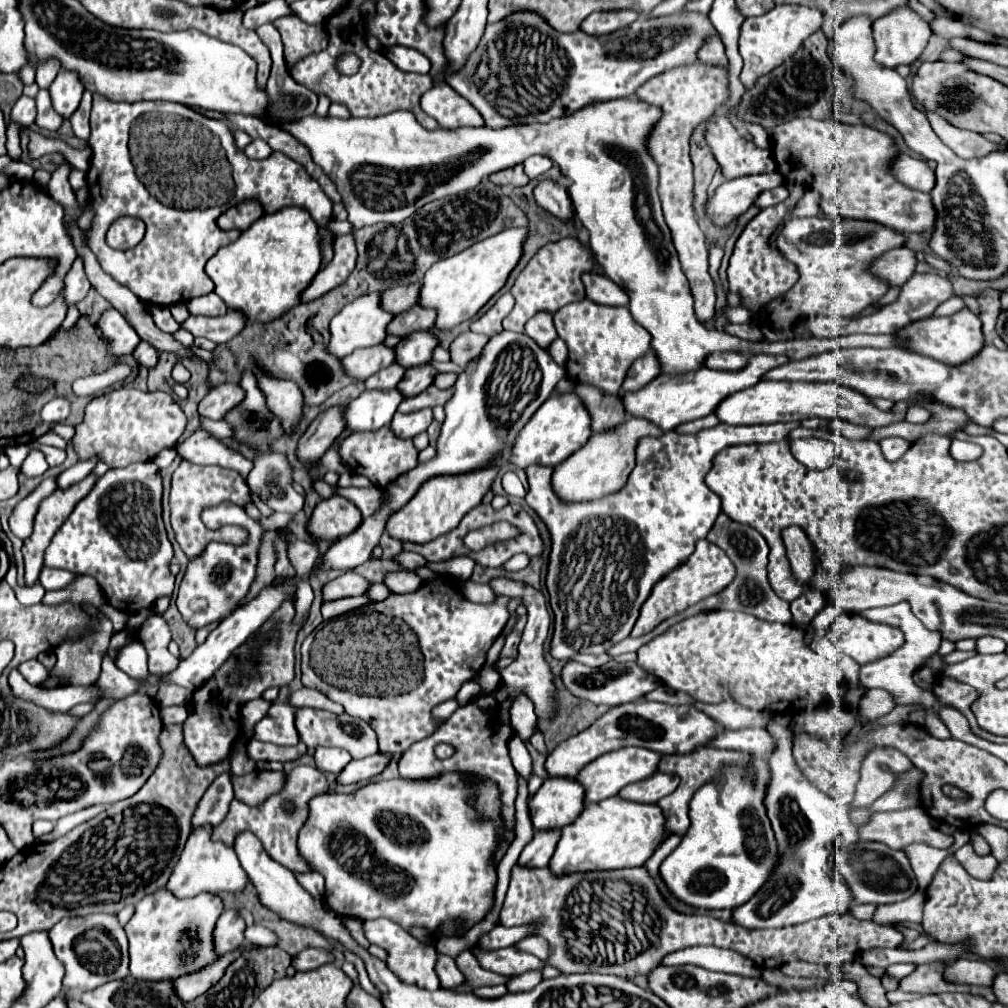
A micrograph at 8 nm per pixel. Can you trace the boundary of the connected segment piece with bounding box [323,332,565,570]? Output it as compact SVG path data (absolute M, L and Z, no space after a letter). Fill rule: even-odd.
M501 332L493 336L485 346L483 354L477 360L469 362L465 372L461 372L457 378L455 394L445 404L447 418L437 438L437 456L391 482L385 488L383 508L377 514L365 518L353 534L335 542L323 558L323 568L353 570L367 562L373 548L379 544L387 518L395 510L405 506L415 496L419 486L425 484L429 478L475 472L479 468L487 468L499 462L503 454L509 454L517 434L531 420L537 408L553 394L555 384L563 376L565 370L561 370L561 366L527 334Z

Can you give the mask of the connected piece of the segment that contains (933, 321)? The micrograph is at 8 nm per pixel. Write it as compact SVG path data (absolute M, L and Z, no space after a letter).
M965 308L953 316L925 318L919 322L911 322L909 326L905 326L901 332L895 332L895 334L903 340L903 348L919 352L929 358L935 358L935 360L949 364L949 366L957 366L961 362L967 362L985 344L985 338L981 332L981 320L969 308Z

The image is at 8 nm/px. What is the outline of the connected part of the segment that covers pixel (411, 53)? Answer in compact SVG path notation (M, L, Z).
M389 46L389 48L385 48L383 54L385 54L399 70L403 70L403 72L427 74L429 68L431 68L429 60L427 60L421 52L417 52L417 50L413 50L413 48L405 48L405 46Z

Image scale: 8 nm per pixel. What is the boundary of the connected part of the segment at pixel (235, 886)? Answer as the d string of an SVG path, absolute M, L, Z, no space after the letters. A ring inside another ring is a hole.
M203 826L195 832L191 832L187 846L177 862L177 866L171 872L169 882L165 884L171 894L177 894L179 898L191 898L201 892L219 892L219 890L229 890L229 892L239 892L247 884L247 874L239 866L239 860L231 848L227 848L223 842L211 842L211 826Z

